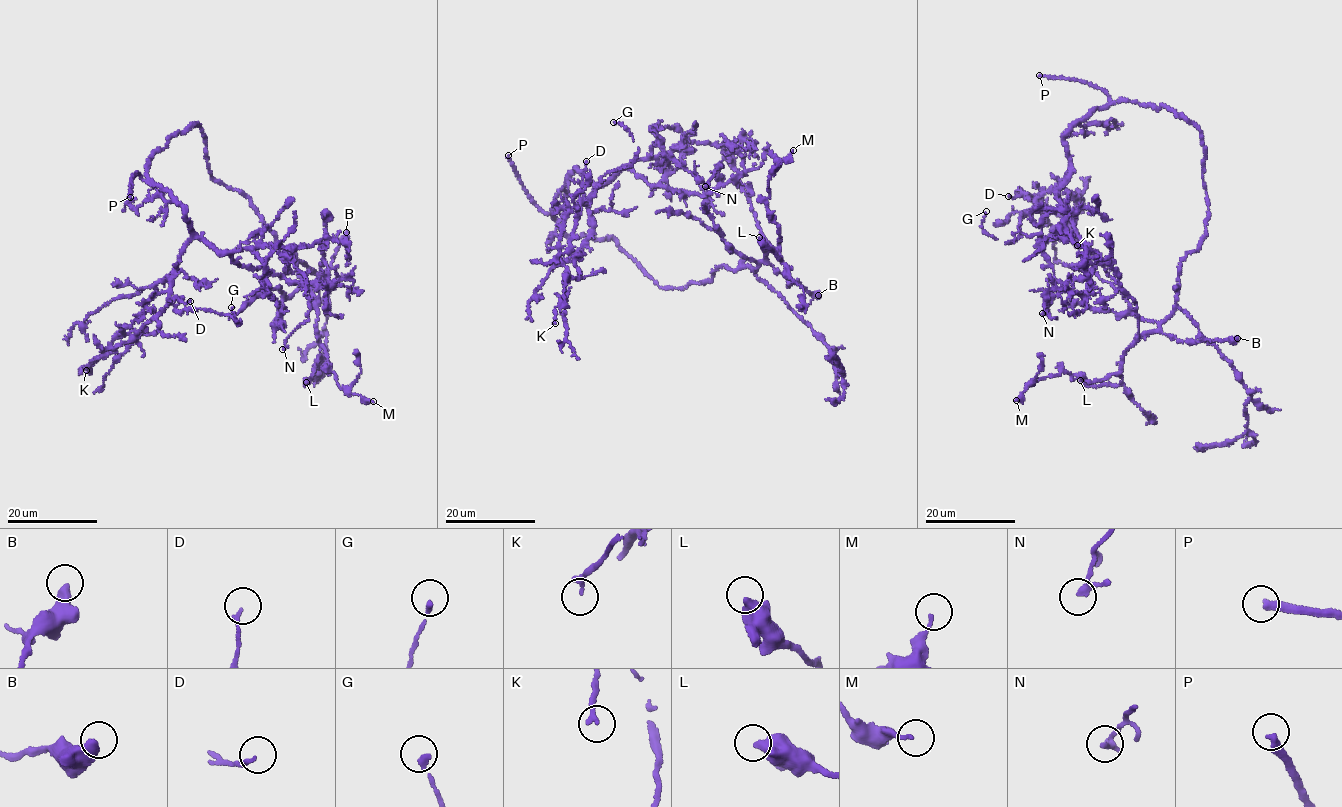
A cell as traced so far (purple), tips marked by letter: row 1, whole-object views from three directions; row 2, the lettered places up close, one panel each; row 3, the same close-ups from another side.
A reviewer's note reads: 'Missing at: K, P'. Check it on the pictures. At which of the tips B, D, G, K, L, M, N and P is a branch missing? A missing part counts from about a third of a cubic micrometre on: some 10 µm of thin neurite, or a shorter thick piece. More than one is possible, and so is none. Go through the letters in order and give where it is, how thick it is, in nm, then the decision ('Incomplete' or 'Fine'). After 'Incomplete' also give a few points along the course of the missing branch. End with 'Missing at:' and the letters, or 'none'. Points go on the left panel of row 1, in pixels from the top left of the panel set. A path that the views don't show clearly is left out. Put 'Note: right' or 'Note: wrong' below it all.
B: Place: (346, 232). Thickness 500 nm. Fine
D: Place: (190, 301). Thickness 150 nm. Fine
G: Place: (231, 307). Thickness 200 nm. Fine
K: Place: (86, 370). Thickness 190 nm. Incomplete. Course of what is missing: (86, 370), (78, 369), (75, 373), (77, 382)
L: Place: (306, 382). Thickness 460 nm. Fine
M: Place: (373, 401). Thickness 150 nm. Fine
N: Place: (282, 349). Thickness 200 nm. Fine
P: Place: (130, 197). Thickness 320 nm. Incomplete
Missing at: K, P
Note: right

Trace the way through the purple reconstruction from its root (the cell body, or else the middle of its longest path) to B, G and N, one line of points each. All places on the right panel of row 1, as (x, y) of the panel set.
B: (1095, 250), (1103, 259), (1109, 258), (1119, 287), (1135, 302), (1137, 339), (1160, 331), (1184, 342), (1237, 338)
G: (1095, 250), (1062, 225), (1055, 192), (1070, 168), (1021, 215), (1015, 240), (983, 230), (986, 211)
N: (1095, 250), (1073, 242), (1056, 195), (1086, 244), (1093, 270), (1089, 279), (1066, 283), (1042, 313)

